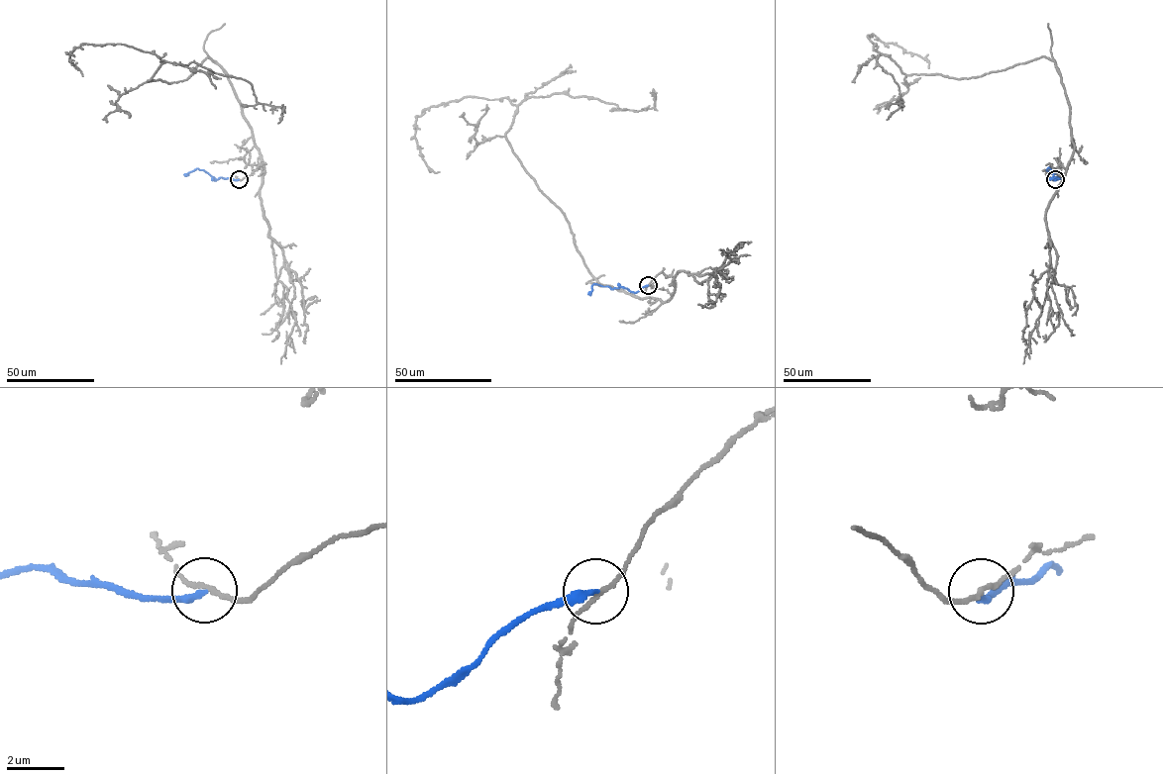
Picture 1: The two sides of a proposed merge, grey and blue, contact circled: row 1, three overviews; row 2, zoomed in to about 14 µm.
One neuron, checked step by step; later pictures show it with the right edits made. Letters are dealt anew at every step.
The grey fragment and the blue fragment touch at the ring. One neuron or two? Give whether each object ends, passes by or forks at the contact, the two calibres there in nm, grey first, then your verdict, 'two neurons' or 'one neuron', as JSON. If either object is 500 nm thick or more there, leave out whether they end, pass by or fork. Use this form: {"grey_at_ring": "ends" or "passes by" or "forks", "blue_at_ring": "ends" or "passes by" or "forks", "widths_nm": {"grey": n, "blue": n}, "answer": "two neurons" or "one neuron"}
{"grey_at_ring": "passes by", "blue_at_ring": "ends", "widths_nm": {"grey": 140, "blue": 220}, "answer": "two neurons"}

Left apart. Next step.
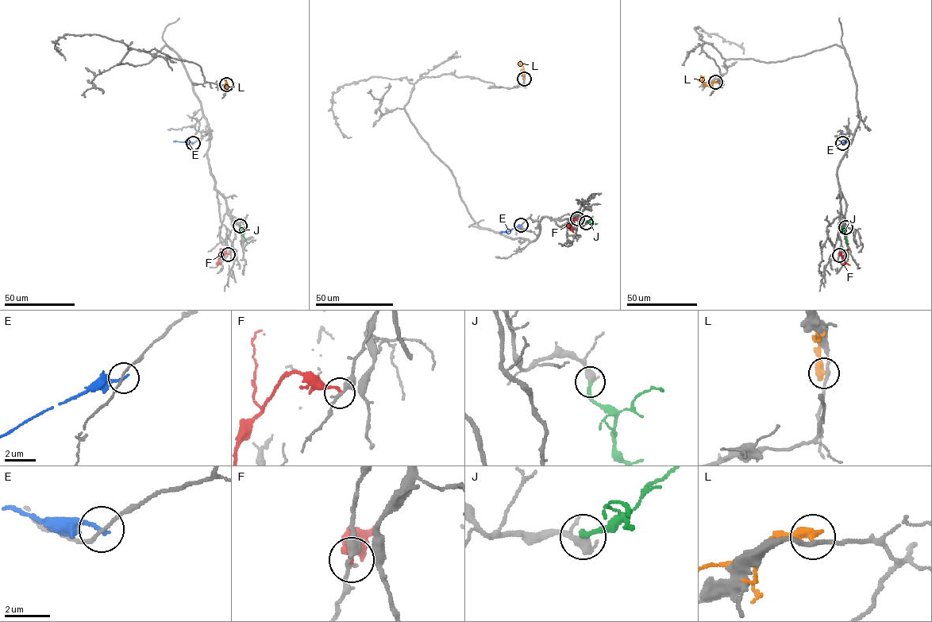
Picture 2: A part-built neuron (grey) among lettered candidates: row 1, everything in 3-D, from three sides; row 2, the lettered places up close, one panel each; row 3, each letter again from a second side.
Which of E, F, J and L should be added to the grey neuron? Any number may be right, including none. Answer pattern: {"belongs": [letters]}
{"belongs": ["J"]}

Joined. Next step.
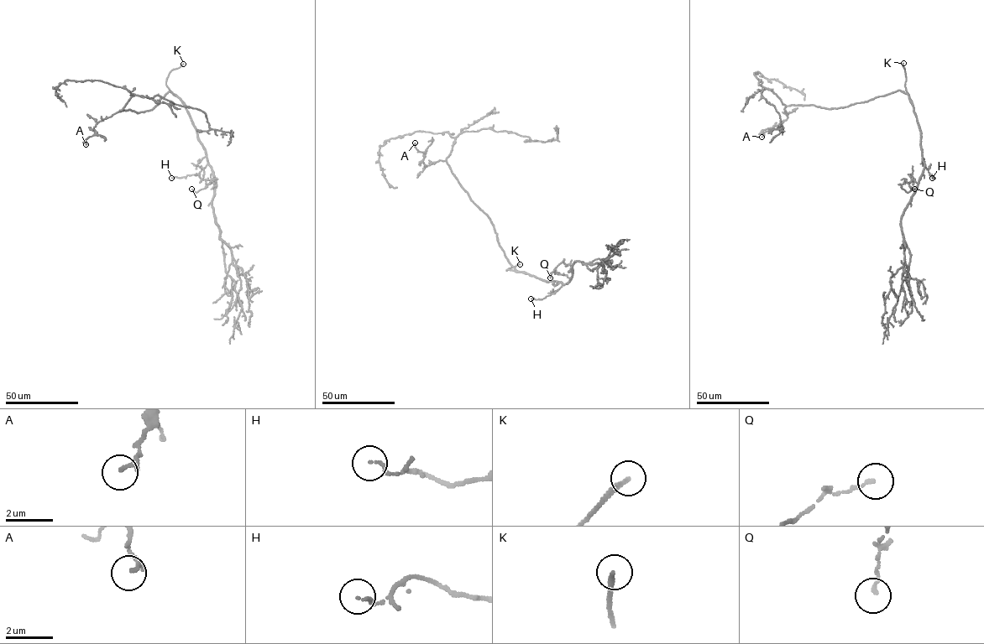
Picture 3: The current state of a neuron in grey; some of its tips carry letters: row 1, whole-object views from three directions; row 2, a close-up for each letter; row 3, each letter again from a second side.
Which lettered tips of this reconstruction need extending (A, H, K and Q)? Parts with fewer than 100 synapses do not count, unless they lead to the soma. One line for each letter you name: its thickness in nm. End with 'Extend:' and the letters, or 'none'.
K: 220 nm
Extend: K

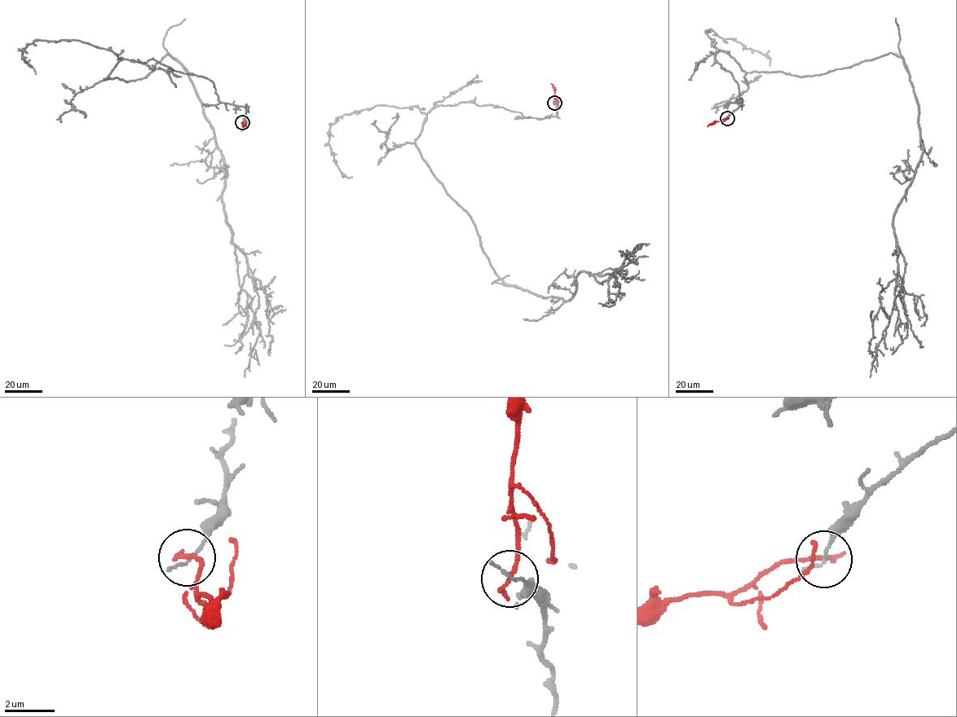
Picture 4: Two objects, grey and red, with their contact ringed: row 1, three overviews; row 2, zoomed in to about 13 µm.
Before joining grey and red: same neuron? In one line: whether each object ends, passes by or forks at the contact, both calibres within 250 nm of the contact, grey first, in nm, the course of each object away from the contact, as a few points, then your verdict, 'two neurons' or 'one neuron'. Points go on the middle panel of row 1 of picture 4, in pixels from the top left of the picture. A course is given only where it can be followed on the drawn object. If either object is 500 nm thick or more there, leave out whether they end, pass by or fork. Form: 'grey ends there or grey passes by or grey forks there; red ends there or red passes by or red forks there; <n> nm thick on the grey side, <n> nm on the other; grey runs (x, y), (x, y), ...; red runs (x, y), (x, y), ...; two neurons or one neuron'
grey ends there; red ends there; 120 nm thick on the grey side, 220 nm on the other; grey runs (554, 103), (437, 106), (416, 147), (505, 283), (567, 301), (620, 250); red runs (554, 103), (554, 89), (551, 83); two neurons

